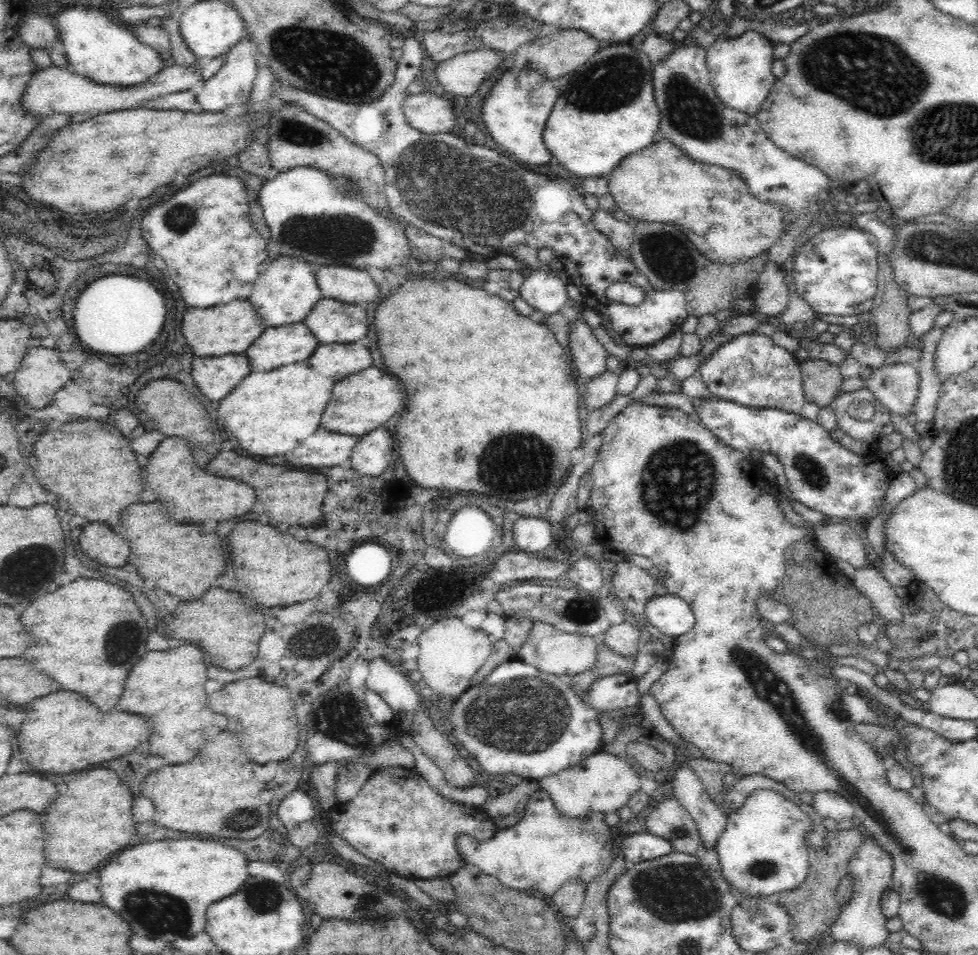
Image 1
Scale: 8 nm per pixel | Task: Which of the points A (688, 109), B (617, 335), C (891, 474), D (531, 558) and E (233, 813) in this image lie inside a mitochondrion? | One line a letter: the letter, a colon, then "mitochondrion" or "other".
A: mitochondrion
B: other
C: other
D: other
E: mitochondrion

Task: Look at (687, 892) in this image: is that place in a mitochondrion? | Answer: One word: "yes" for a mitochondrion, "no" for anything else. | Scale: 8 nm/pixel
yes

